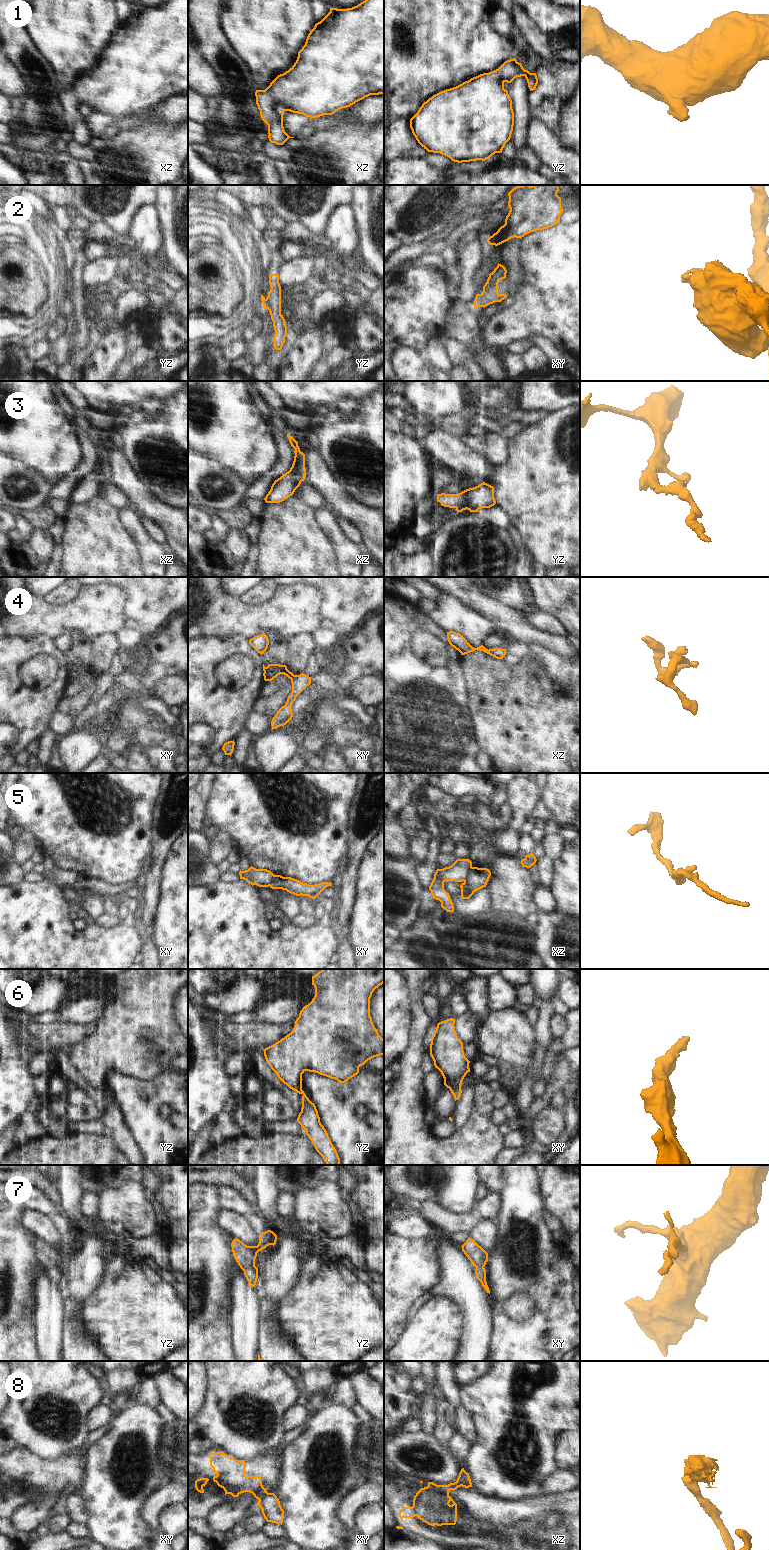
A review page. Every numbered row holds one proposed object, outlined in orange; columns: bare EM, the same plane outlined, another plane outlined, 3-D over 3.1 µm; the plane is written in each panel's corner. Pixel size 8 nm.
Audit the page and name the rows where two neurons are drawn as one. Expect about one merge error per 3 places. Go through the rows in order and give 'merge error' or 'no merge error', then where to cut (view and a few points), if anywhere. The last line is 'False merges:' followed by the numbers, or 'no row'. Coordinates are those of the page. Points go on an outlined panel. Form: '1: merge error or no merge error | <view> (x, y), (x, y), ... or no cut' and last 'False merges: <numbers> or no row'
1: no merge error | no cut
2: merge error | yz (266, 299), (264, 308)
3: no merge error | no cut
4: merge error | xy (295, 675), (291, 679)
5: merge error | xz (471, 866), (464, 881)
6: no merge error | no cut
7: no merge error | no cut
8: merge error | xy (267, 1492), (258, 1499)
False merges: 2, 4, 5, 8

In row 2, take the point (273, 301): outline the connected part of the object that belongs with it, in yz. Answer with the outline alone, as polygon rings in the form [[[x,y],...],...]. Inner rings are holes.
[[[269,274],[270,291],[266,298],[266,307],[271,315],[273,327],[275,330],[273,342],[276,350],[281,350],[287,335],[287,326],[285,319],[281,314],[281,286],[279,283],[279,274]]]

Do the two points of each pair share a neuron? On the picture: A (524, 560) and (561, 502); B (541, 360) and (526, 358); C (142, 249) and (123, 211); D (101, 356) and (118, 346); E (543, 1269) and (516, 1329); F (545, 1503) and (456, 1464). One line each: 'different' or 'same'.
A: different
B: same
C: different
D: same
E: same
F: different

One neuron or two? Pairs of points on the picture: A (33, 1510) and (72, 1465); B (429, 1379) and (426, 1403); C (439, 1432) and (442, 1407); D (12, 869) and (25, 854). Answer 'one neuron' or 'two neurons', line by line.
A: two neurons
B: one neuron
C: one neuron
D: two neurons

